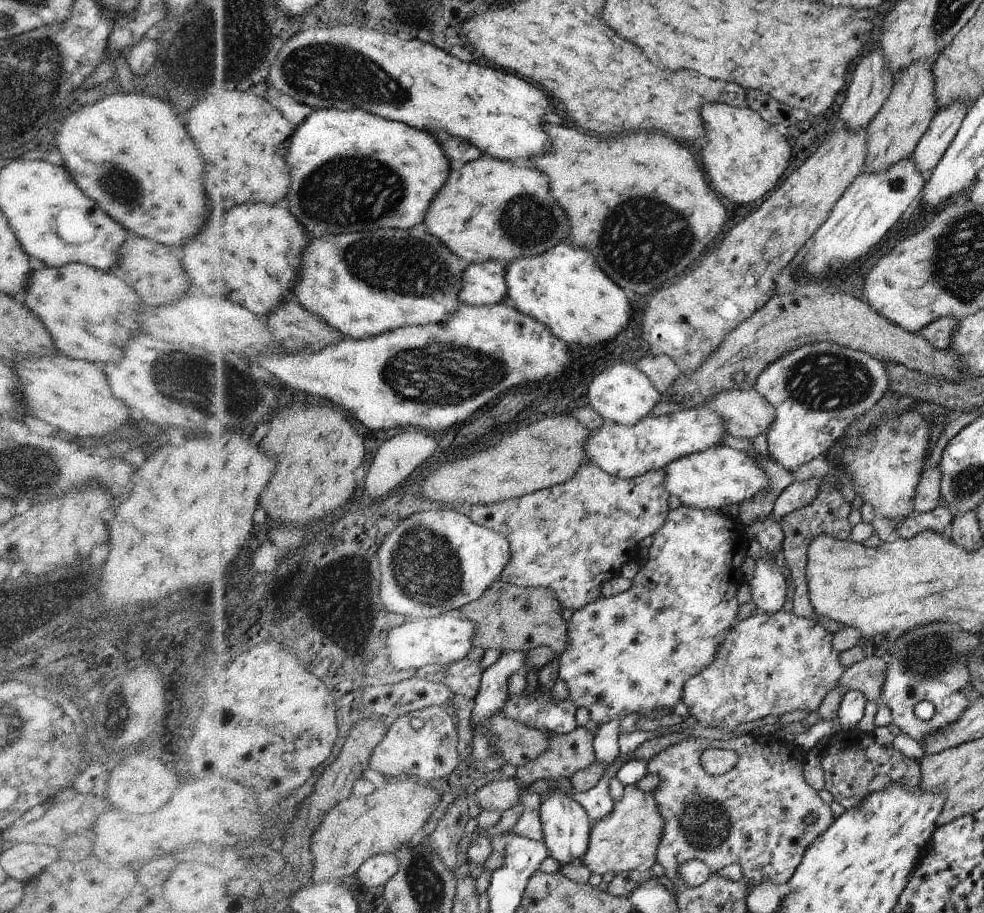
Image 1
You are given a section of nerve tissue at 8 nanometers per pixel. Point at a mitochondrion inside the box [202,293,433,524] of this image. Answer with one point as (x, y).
(247, 394)

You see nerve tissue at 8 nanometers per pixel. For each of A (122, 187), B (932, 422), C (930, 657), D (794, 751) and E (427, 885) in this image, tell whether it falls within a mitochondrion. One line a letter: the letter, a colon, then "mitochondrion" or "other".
A: mitochondrion
B: other
C: mitochondrion
D: other
E: mitochondrion

